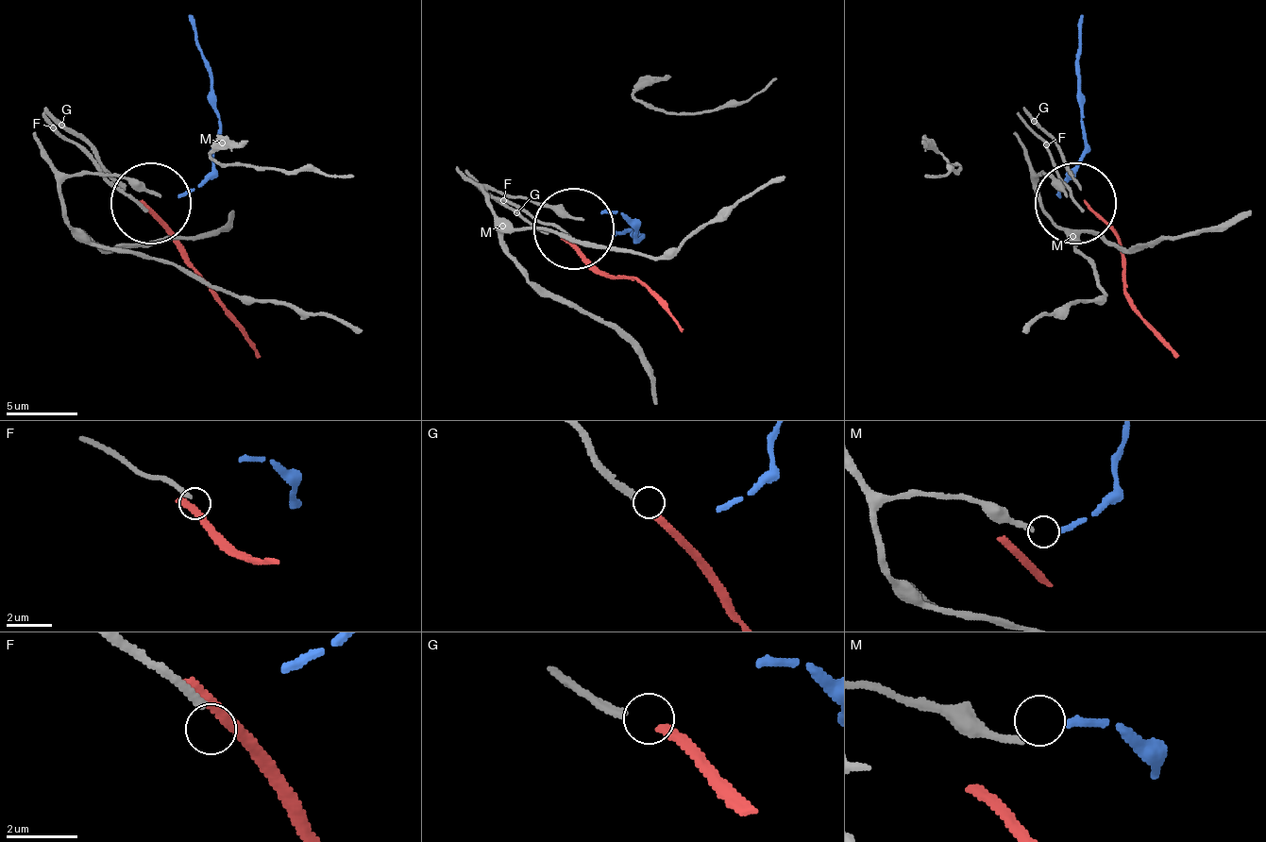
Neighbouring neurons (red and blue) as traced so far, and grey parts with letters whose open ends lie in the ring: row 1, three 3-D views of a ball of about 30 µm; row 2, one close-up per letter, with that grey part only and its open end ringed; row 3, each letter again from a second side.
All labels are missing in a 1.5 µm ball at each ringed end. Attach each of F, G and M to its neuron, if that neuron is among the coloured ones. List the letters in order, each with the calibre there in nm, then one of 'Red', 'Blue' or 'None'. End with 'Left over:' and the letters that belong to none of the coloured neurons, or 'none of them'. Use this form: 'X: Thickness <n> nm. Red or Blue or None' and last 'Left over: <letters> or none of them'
F: Thickness 200 nm. None
G: Thickness 220 nm. Red
M: Thickness 200 nm. Blue
Left over: F

